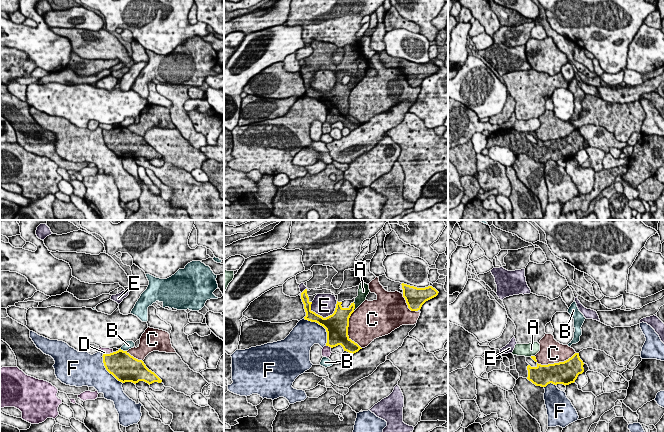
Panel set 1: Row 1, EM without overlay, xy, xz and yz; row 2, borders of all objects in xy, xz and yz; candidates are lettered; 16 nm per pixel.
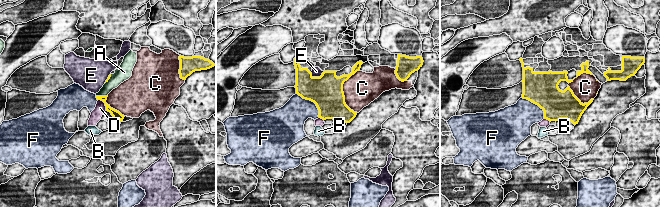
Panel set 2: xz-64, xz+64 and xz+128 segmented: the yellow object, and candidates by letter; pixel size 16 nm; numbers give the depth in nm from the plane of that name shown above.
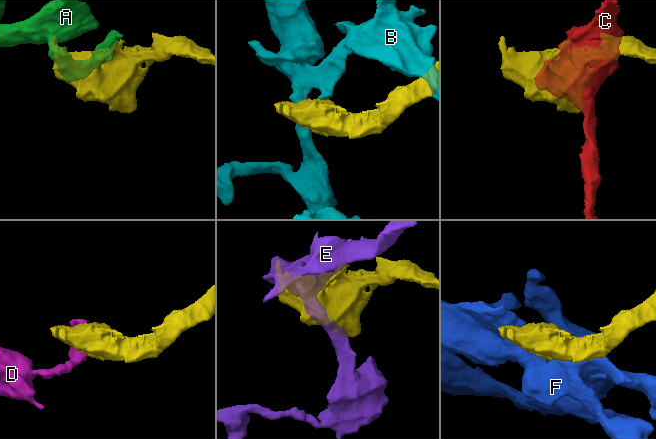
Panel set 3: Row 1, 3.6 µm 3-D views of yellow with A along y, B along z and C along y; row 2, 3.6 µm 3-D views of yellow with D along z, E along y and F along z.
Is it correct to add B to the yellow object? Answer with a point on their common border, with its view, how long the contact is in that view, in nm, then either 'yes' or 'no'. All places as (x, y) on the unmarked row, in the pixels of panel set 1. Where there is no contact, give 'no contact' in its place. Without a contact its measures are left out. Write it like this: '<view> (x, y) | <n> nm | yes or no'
xy (122, 126) | 120 nm | no

